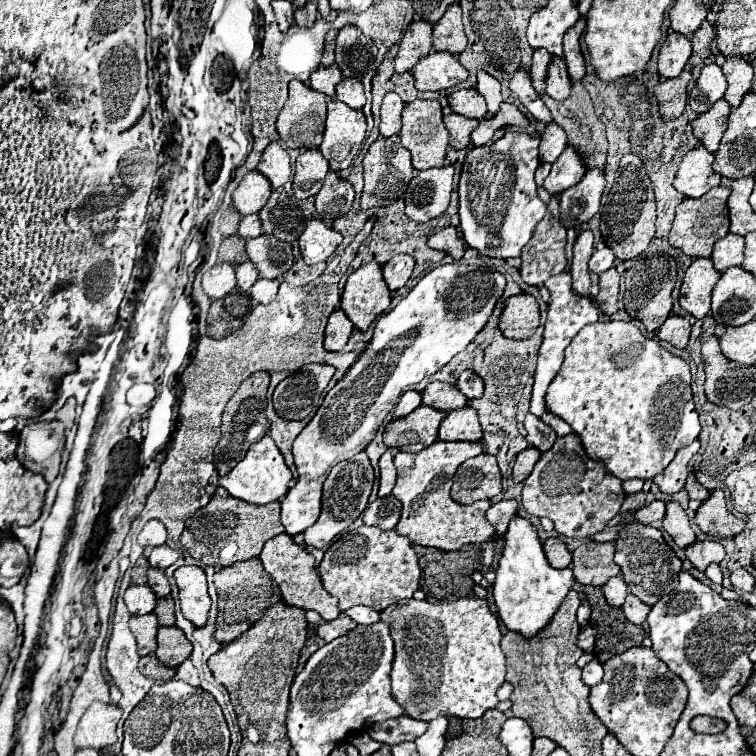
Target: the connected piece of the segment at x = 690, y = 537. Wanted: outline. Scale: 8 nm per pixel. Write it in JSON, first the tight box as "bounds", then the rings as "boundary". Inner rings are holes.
{"bounds":[663,501,697,549],"boundary":[[[675,501],[667,503],[667,513],[665,513],[665,519],[663,519],[663,529],[683,549],[697,541],[695,533],[691,531],[691,525],[689,525],[685,509],[679,503],[675,503]]]}

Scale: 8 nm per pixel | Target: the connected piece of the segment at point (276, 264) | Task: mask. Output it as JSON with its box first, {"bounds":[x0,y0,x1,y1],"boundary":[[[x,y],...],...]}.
{"bounds":[247,235,293,279],"boundary":[[[259,235],[247,239],[247,255],[255,263],[259,277],[277,279],[293,265],[293,249],[289,243],[279,241],[275,235]]]}

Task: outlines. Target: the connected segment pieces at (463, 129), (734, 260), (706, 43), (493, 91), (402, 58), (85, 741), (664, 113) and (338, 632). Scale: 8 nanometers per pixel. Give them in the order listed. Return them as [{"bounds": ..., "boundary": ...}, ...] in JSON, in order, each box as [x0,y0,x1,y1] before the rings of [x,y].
[{"bounds":[443,113,479,149],"boundary":[[[457,113],[443,115],[443,123],[445,123],[447,131],[449,131],[449,145],[455,147],[455,149],[467,149],[471,133],[479,125],[479,121],[457,115]]]},{"bounds":[711,233,745,273],"boundary":[[[727,233],[723,239],[719,239],[715,243],[713,255],[711,255],[715,269],[719,273],[723,273],[729,267],[741,265],[743,263],[743,247],[745,247],[745,239],[741,235]]]},{"bounds":[689,21,715,67],"boundary":[[[703,21],[703,25],[691,37],[691,45],[693,45],[693,53],[689,59],[691,67],[701,67],[705,63],[705,59],[711,55],[713,39],[715,39],[715,27],[709,21]]]},{"bounds":[475,71,501,115],"boundary":[[[477,71],[477,87],[475,87],[487,101],[489,115],[499,111],[501,105],[501,83],[485,71]]]},{"bounds":[395,19,431,73],"boundary":[[[421,19],[413,21],[399,43],[399,53],[395,57],[395,71],[397,73],[411,71],[415,63],[429,51],[431,51],[431,25]]]},{"bounds":[75,701,121,749],"boundary":[[[95,701],[81,717],[77,733],[75,733],[75,747],[93,747],[103,749],[117,741],[115,727],[121,719],[121,707],[111,703]]]},{"bounds":[655,69,691,121],"boundary":[[[685,69],[679,77],[675,79],[663,79],[655,87],[655,97],[659,103],[659,113],[663,121],[673,121],[683,115],[685,111],[685,93],[687,93],[687,83],[691,81],[691,71]]]},{"bounds":[317,613,357,643],"boundary":[[[341,613],[337,619],[333,619],[333,621],[329,621],[329,623],[327,623],[327,621],[321,623],[321,625],[317,627],[317,635],[319,635],[325,643],[329,643],[329,641],[333,641],[333,639],[349,633],[351,629],[355,629],[355,625],[357,625],[357,623],[355,623],[351,617],[343,617],[343,613]]]}]

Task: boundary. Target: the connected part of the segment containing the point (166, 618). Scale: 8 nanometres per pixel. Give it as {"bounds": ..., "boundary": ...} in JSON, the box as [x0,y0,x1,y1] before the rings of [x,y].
{"bounds":[153,595,175,625],"boundary":[[[167,595],[167,597],[161,597],[157,599],[157,607],[153,611],[159,619],[159,625],[175,625],[175,603],[173,603],[173,597]]]}

